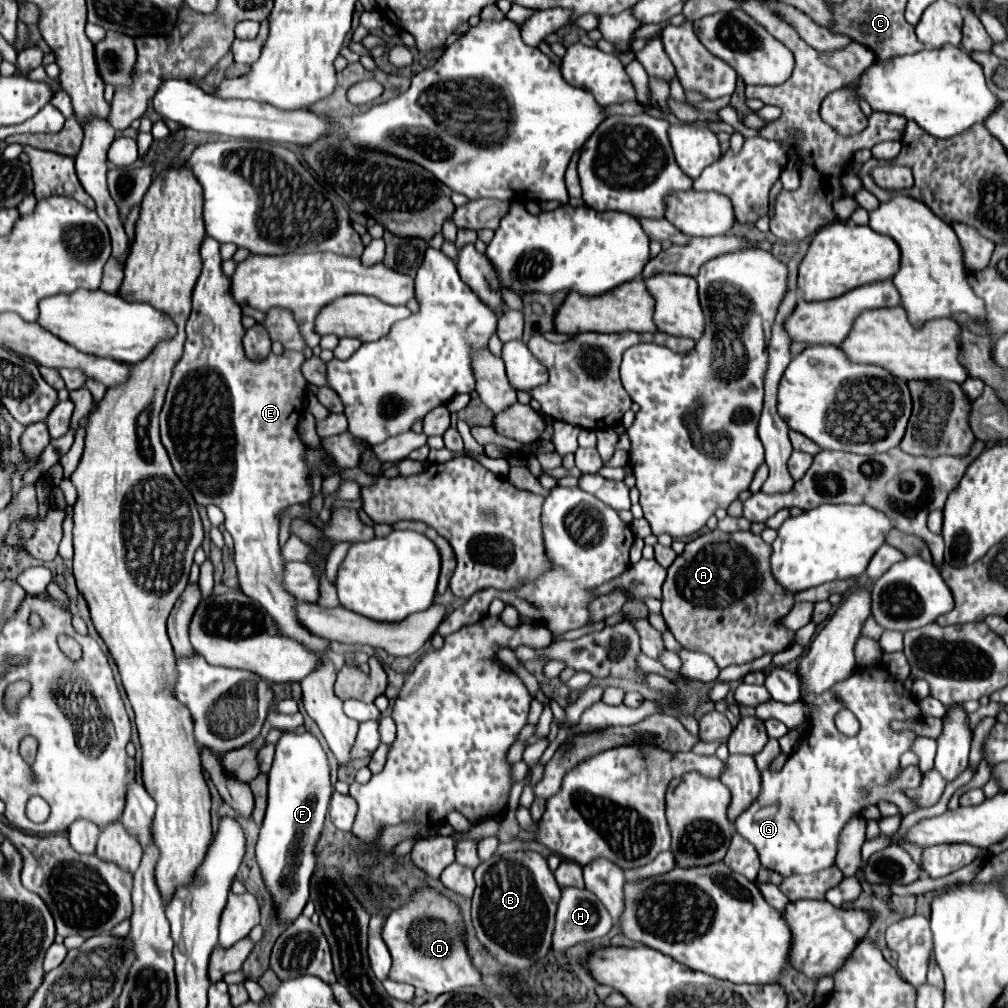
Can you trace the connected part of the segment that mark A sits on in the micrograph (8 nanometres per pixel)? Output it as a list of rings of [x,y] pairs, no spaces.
[[[711,530],[691,542],[687,542],[683,554],[667,568],[667,580],[663,584],[663,608],[661,614],[667,622],[667,628],[675,640],[695,652],[709,654],[719,668],[731,664],[747,664],[755,658],[761,658],[765,652],[781,652],[791,646],[795,632],[779,628],[777,622],[793,608],[793,594],[779,588],[769,570],[771,546],[751,532],[733,532],[725,534],[721,530]]]

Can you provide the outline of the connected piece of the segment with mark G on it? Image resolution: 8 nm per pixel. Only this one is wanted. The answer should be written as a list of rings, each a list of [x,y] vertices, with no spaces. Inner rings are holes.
[[[873,664],[865,668],[857,668],[847,680],[835,684],[827,692],[815,696],[807,690],[803,684],[801,694],[803,700],[811,706],[815,706],[811,714],[811,732],[801,740],[801,746],[797,752],[789,756],[785,766],[781,770],[763,770],[761,778],[761,792],[757,800],[735,820],[735,830],[741,834],[749,844],[755,846],[761,866],[785,876],[791,874],[813,874],[825,868],[835,866],[835,856],[839,848],[839,834],[849,824],[851,818],[859,816],[861,810],[869,804],[877,804],[881,800],[893,802],[899,806],[901,816],[915,810],[915,804],[905,796],[907,788],[917,788],[921,782],[921,770],[919,768],[905,768],[899,770],[899,758],[907,750],[911,750],[917,734],[913,730],[895,732],[891,728],[893,720],[901,722],[921,722],[921,708],[913,696],[903,696],[895,688],[895,678],[889,674],[889,670],[883,664]],[[841,708],[853,710],[853,714],[859,718],[861,728],[855,736],[843,736],[835,728],[835,714]],[[891,774],[897,774],[895,782],[887,782]],[[861,788],[869,788],[869,794],[863,796]]]

